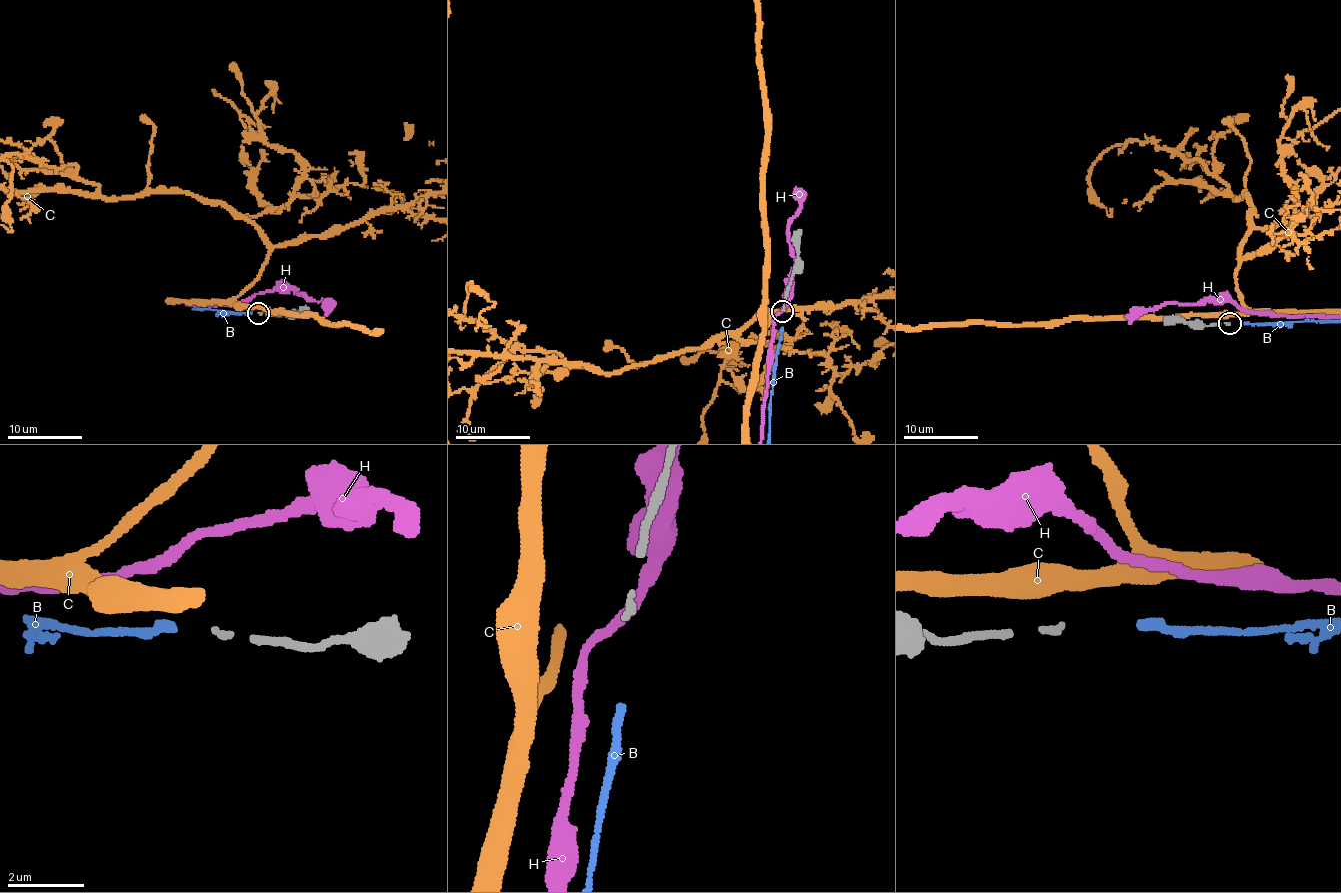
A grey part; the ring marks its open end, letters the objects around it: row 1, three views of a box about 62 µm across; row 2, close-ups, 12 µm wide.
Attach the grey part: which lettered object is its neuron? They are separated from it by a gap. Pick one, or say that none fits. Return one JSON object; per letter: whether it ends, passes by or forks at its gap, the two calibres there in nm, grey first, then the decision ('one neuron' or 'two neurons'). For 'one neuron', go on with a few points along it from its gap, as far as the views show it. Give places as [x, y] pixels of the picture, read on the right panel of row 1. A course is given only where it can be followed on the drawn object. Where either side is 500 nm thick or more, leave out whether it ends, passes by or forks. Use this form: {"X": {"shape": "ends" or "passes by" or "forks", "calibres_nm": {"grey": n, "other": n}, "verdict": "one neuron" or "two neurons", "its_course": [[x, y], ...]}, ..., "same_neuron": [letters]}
{"B": {"shape": "ends", "calibres_nm": {"grey": 140, "other": 200}, "verdict": "one neuron"}, "C": {"calibres_nm": {"grey": 140, "other": 700}, "verdict": "two neurons"}, "H": {"shape": "passes by", "calibres_nm": {"grey": 140, "other": 240}, "verdict": "two neurons"}, "same_neuron": ["B"]}

